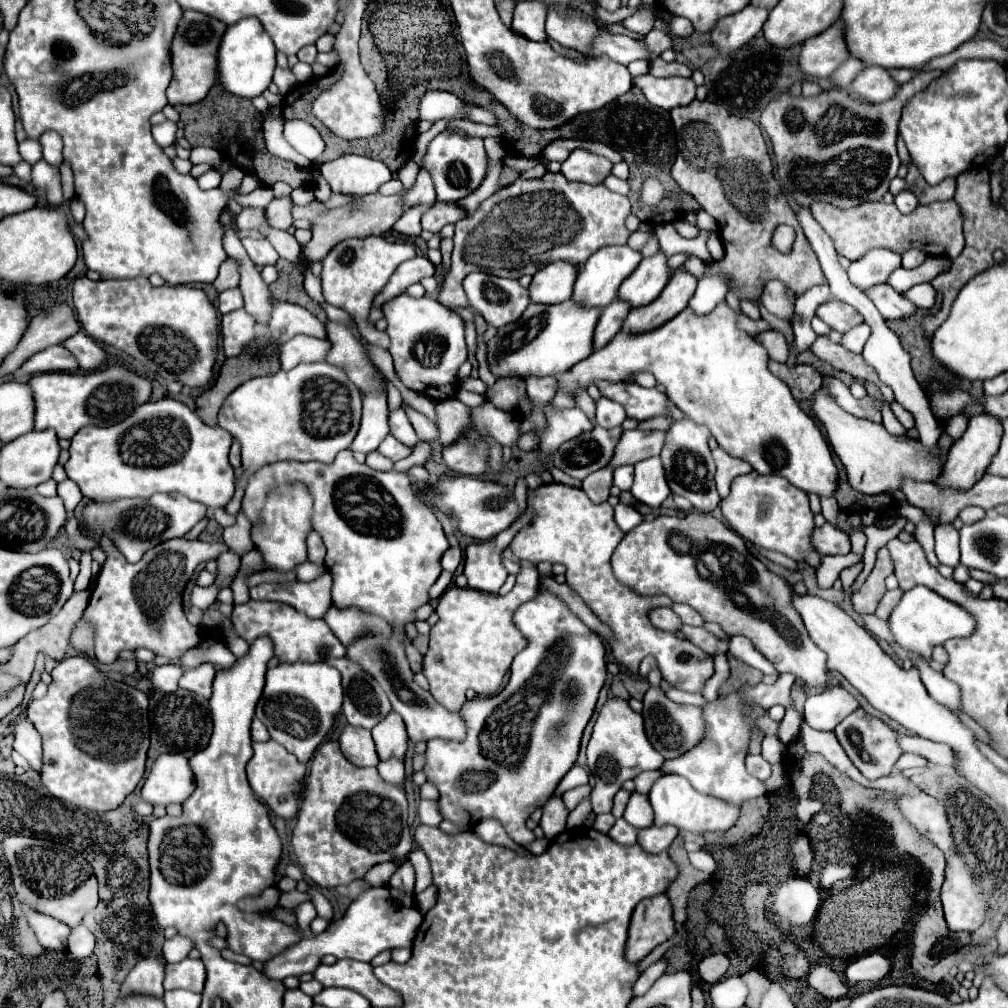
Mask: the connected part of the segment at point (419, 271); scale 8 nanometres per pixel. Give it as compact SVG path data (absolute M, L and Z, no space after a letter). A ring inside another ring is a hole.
M415 256L411 260L407 260L405 264L401 264L397 268L397 272L391 276L389 284L375 296L373 306L381 306L387 300L393 300L393 296L399 296L405 292L407 286L419 282L425 276L433 276L435 274L435 264L425 258L425 256Z

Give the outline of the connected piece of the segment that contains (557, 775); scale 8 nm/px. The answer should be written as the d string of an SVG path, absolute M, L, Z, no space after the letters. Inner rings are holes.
M539 584L539 594L533 600L517 608L515 624L529 640L529 646L515 656L507 686L495 696L467 700L459 710L467 726L465 740L429 740L425 752L427 764L423 770L427 780L439 788L439 806L443 818L459 824L461 814L461 822L467 824L465 830L471 830L469 826L483 818L497 818L517 844L529 844L535 836L531 830L527 830L525 822L535 812L535 808L541 808L551 798L559 780L575 764L579 742L593 714L595 700L607 676L607 668L605 646L601 638L589 630L567 608L565 602L549 592L543 584Z

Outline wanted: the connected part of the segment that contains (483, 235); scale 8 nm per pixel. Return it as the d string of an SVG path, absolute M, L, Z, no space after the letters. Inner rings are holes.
M547 172L537 180L515 180L513 184L499 190L495 196L485 200L477 212L469 218L463 218L455 224L455 248L451 258L449 272L441 278L437 300L445 306L468 305L468 299L463 289L463 280L471 272L485 272L501 278L521 278L525 274L535 274L539 266L557 260L569 260L583 264L593 252L611 244L627 244L629 230L625 228L625 218L631 212L631 202L627 196L615 194L603 184L585 184L571 182L561 172Z

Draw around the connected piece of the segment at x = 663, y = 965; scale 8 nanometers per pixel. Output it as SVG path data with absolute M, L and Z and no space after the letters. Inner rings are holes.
M665 958L657 960L655 964L651 964L651 966L639 976L639 980L635 982L635 986L633 986L633 994L635 994L635 996L645 994L645 992L651 988L651 984L653 984L661 974L665 974L665 970L667 970L667 960L665 960Z

